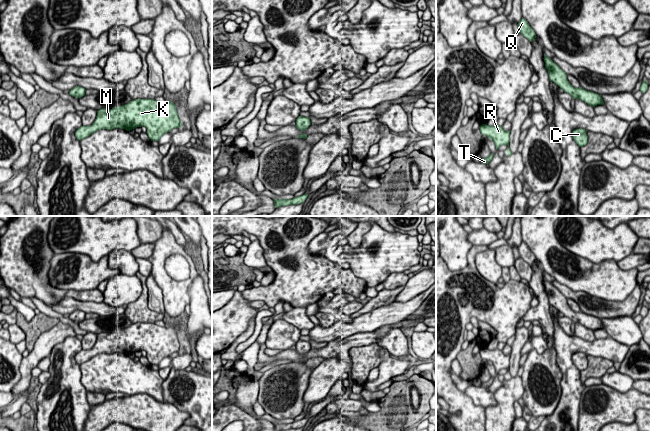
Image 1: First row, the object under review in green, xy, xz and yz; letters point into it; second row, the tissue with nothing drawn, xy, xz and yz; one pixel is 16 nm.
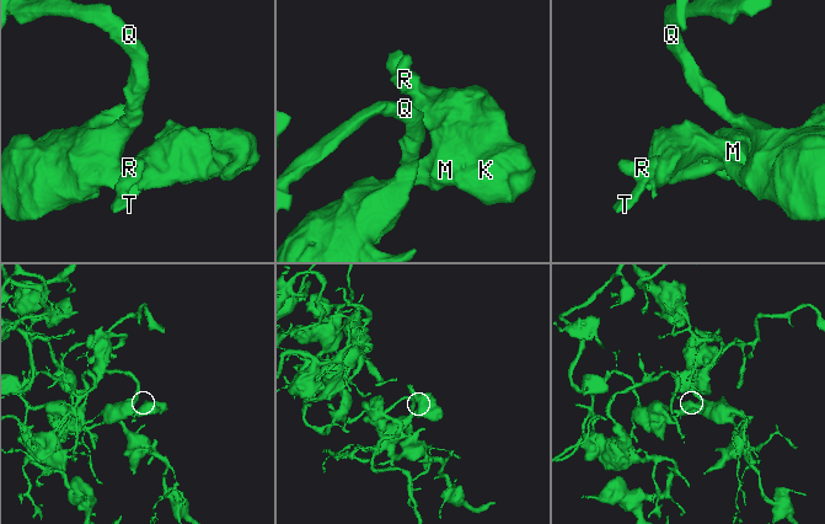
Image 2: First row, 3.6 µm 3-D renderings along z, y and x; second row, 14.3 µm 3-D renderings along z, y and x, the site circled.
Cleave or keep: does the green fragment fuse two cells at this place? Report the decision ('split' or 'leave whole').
leave whole

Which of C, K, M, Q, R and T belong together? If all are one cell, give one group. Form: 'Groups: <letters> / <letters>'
Groups: C K M Q R T

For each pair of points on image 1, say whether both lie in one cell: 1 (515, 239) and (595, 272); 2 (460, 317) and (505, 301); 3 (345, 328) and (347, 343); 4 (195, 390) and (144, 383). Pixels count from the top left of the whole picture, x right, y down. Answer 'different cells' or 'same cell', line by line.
1: different cells
2: same cell
3: different cells
4: different cells

